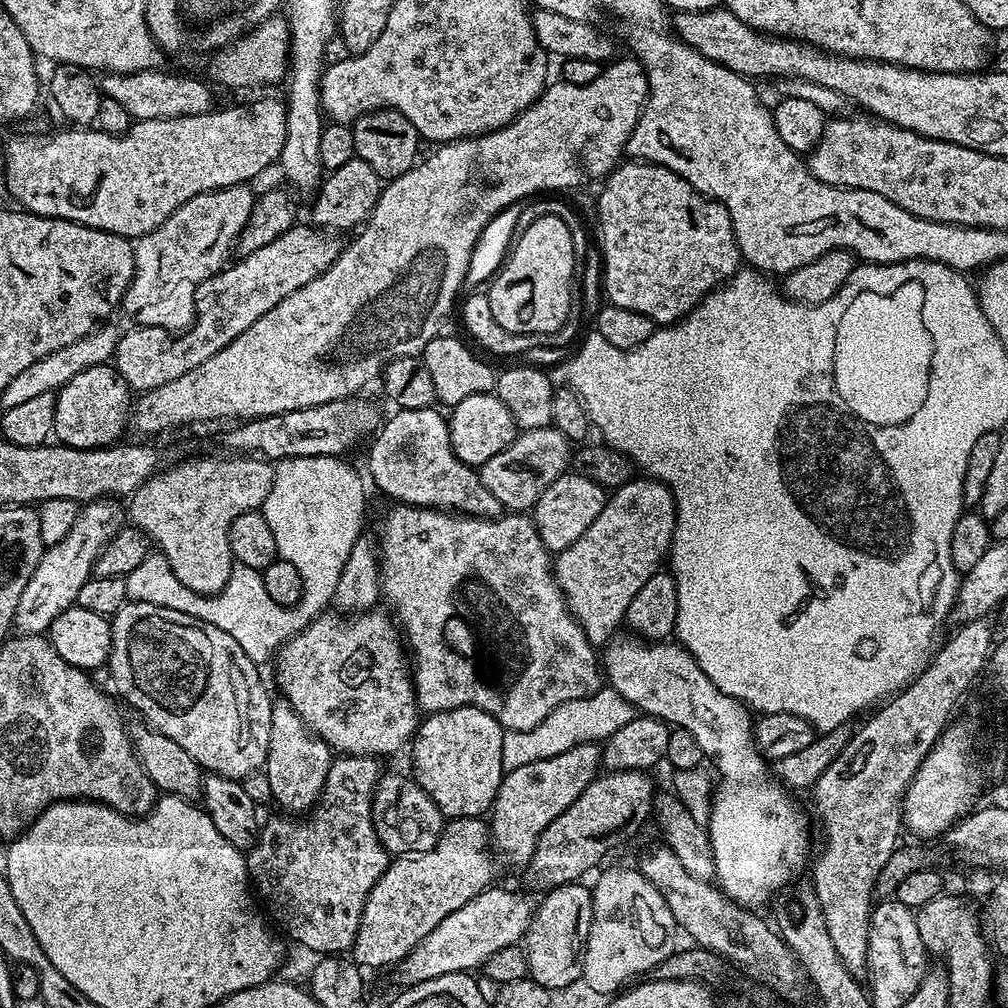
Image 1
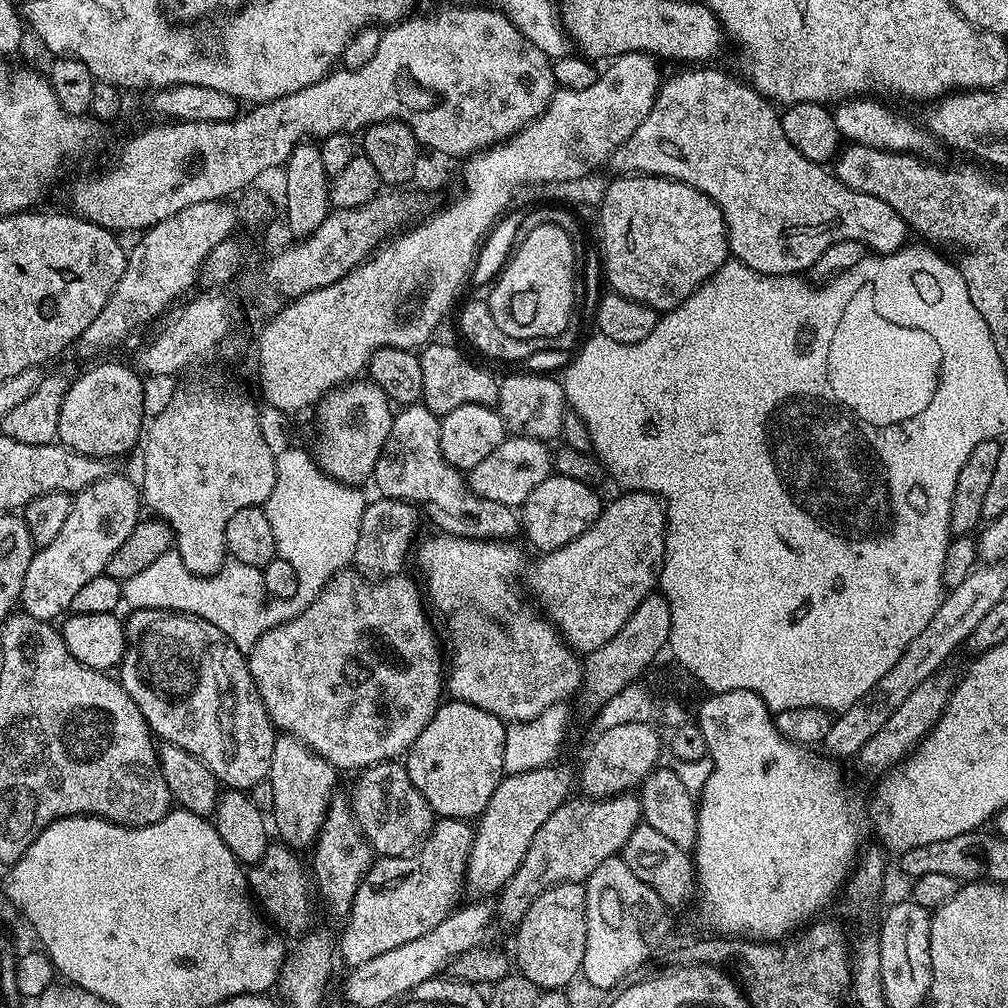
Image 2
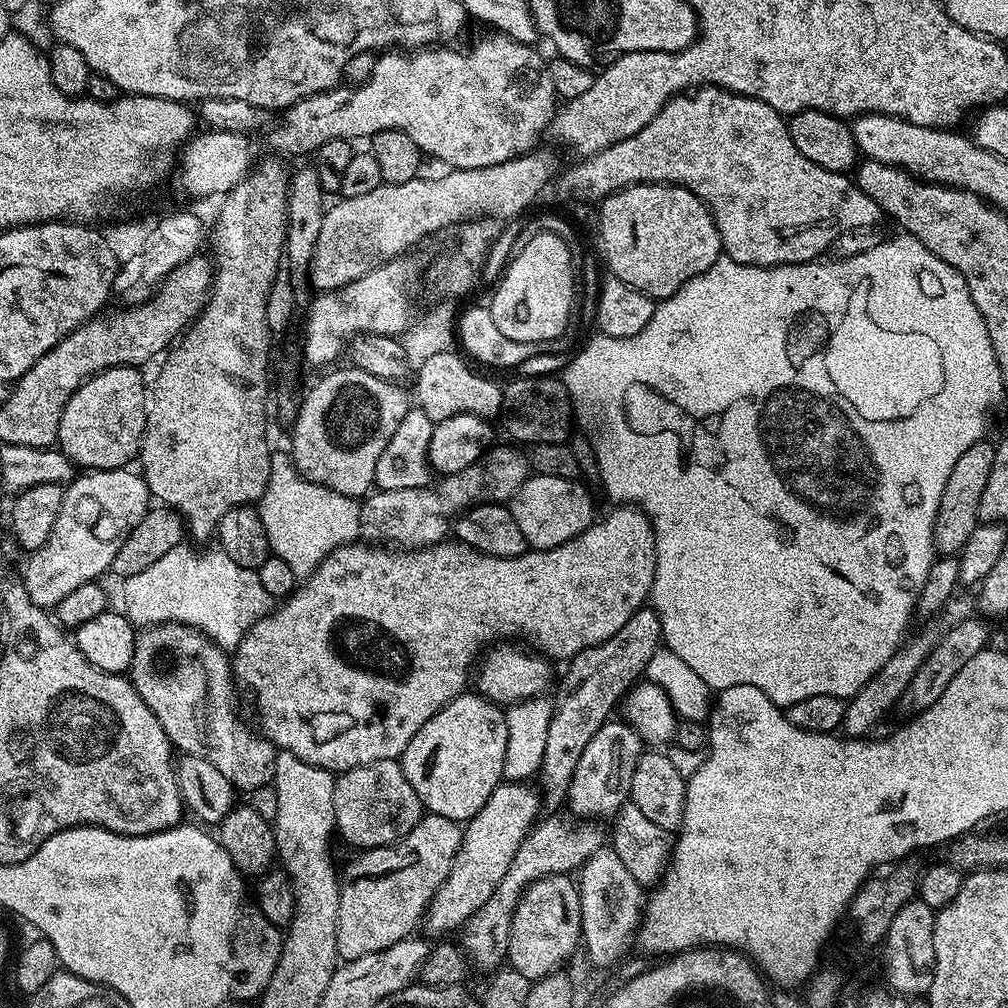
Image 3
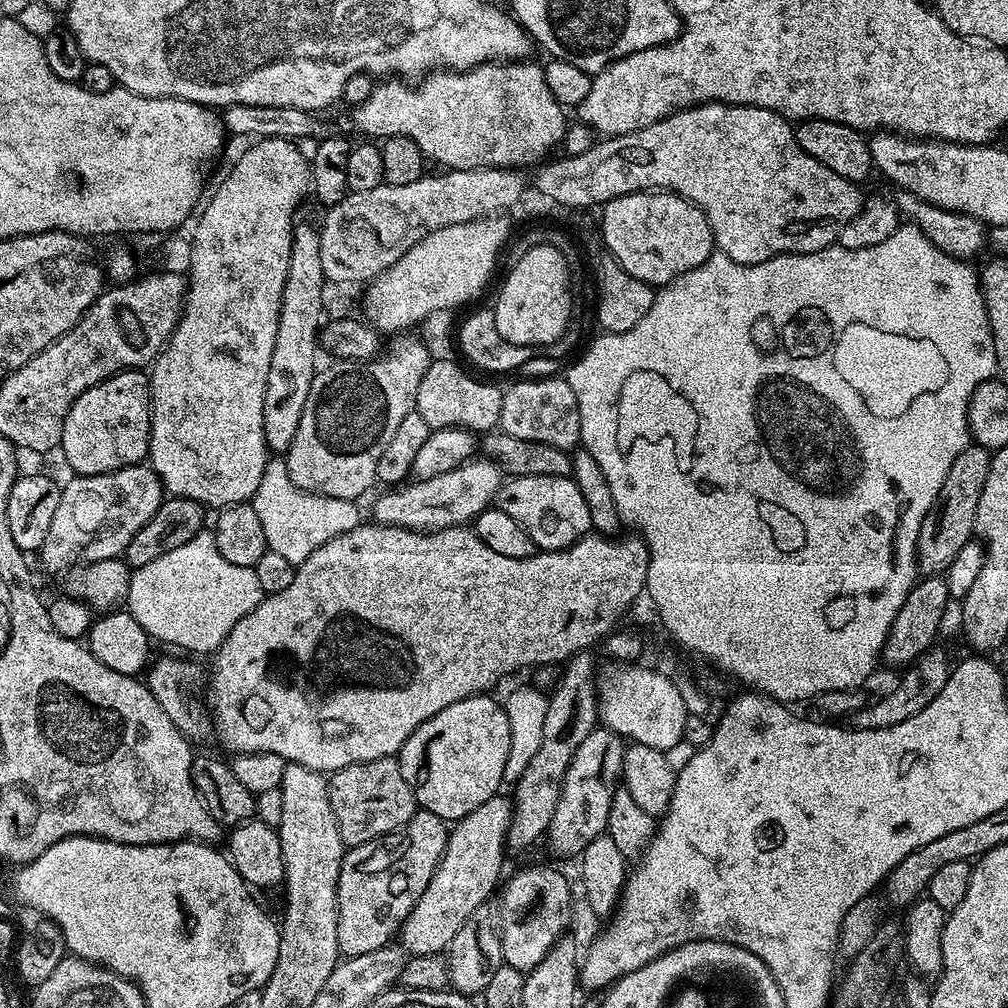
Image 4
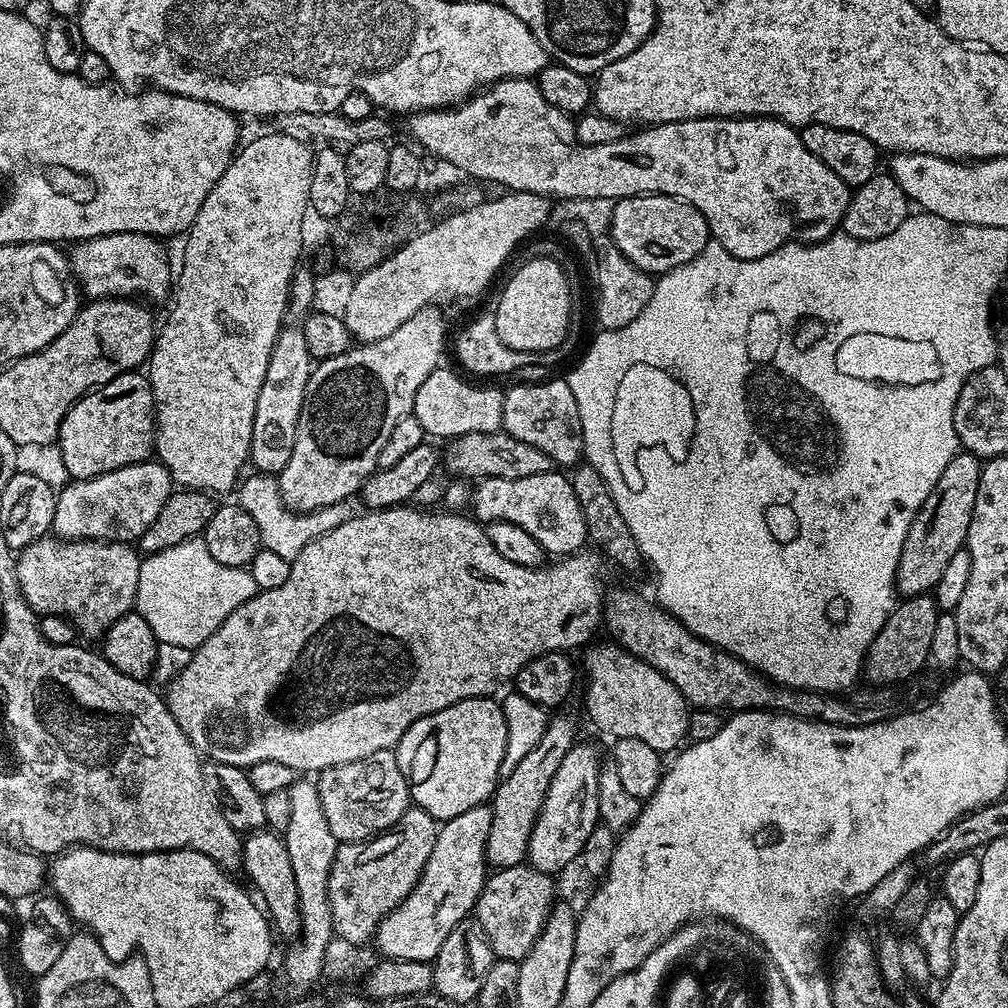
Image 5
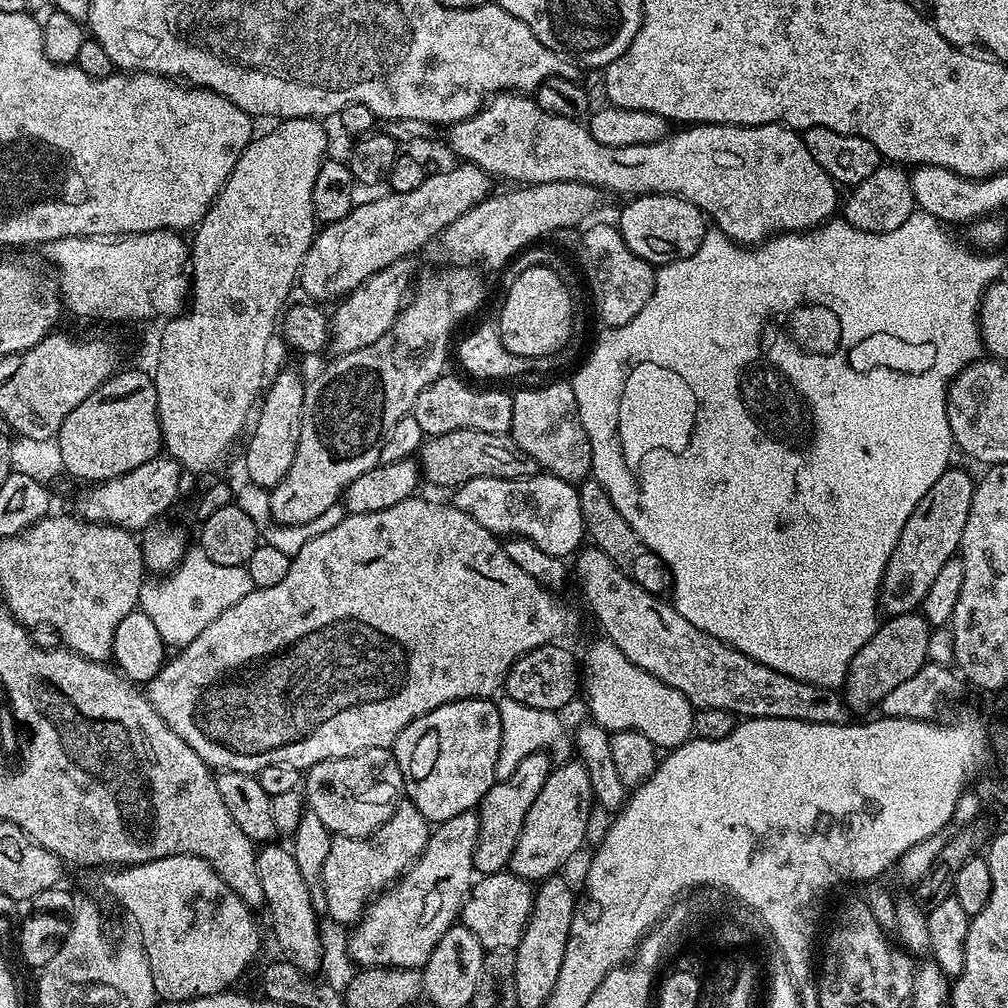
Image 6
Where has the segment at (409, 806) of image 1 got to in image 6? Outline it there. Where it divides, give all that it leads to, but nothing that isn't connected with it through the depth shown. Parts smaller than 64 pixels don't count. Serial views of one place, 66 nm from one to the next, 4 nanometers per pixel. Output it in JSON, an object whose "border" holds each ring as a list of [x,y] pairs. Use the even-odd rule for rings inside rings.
{"border":[[[371,748],[346,758],[326,758],[307,769],[302,776],[302,793],[307,811],[318,814],[333,836],[362,838],[377,832],[402,803],[404,779],[395,751]]]}

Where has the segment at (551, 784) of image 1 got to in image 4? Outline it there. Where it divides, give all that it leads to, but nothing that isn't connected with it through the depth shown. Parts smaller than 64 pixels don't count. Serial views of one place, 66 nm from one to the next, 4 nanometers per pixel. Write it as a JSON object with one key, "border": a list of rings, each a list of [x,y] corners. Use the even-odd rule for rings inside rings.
{"border":[[[504,794],[491,796],[478,810],[470,810],[462,819],[451,825],[448,845],[440,859],[440,865],[430,878],[430,886],[418,898],[414,910],[400,925],[399,943],[405,953],[443,953],[448,943],[462,930],[470,914],[481,911],[484,899],[497,891],[501,883],[500,871],[504,868],[504,852],[508,842],[508,827],[512,821],[512,800]],[[497,883],[497,884],[496,884]],[[401,940],[401,941],[400,941]]]}

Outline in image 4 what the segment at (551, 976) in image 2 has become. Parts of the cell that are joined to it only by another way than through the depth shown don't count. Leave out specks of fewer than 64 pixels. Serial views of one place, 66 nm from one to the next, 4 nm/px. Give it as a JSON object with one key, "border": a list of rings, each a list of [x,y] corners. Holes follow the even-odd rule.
{"border":[[[540,864],[534,865],[533,868],[524,868],[507,880],[508,877],[498,892],[498,897],[500,896],[498,931],[502,942],[502,954],[506,964],[514,966],[514,970],[527,974],[530,970],[534,970],[534,966],[538,966],[538,962],[542,962],[542,958],[546,958],[554,942],[558,942],[561,936],[569,931],[568,923],[572,920],[572,888],[558,869],[543,868]]]}

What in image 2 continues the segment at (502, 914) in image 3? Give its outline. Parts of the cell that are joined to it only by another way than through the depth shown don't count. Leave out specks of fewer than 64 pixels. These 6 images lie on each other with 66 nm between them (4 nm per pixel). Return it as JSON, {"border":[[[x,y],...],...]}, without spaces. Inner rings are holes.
{"border":[[[621,794],[605,796],[603,799],[581,799],[565,800],[562,806],[558,806],[558,810],[554,810],[554,814],[550,814],[550,818],[546,818],[546,822],[542,822],[542,826],[538,826],[538,834],[534,834],[534,842],[530,842],[530,850],[526,850],[526,858],[522,858],[522,866],[518,866],[516,873],[500,889],[498,893],[500,908],[512,926],[519,925],[526,910],[530,910],[530,902],[534,902],[538,894],[559,884],[579,884],[587,881],[588,876],[594,874],[594,870],[598,870],[602,862],[606,862],[606,858],[617,855],[623,849],[632,829],[641,823],[639,795]]]}

